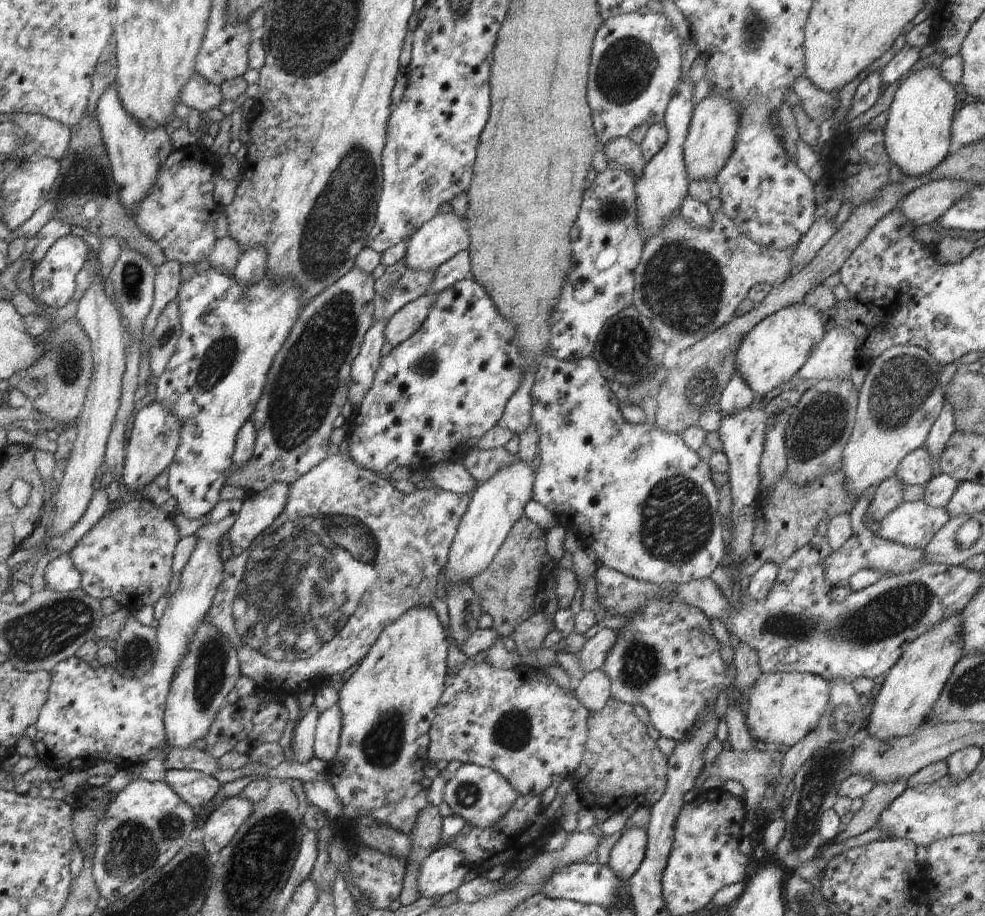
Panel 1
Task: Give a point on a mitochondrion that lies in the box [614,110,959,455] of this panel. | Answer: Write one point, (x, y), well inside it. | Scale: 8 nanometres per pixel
(684, 281)

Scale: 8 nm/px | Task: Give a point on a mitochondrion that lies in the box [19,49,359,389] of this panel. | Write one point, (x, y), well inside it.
(86, 175)

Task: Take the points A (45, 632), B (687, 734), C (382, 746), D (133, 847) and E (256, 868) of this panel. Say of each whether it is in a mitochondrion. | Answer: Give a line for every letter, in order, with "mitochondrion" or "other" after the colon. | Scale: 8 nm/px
A: mitochondrion
B: other
C: mitochondrion
D: mitochondrion
E: mitochondrion

